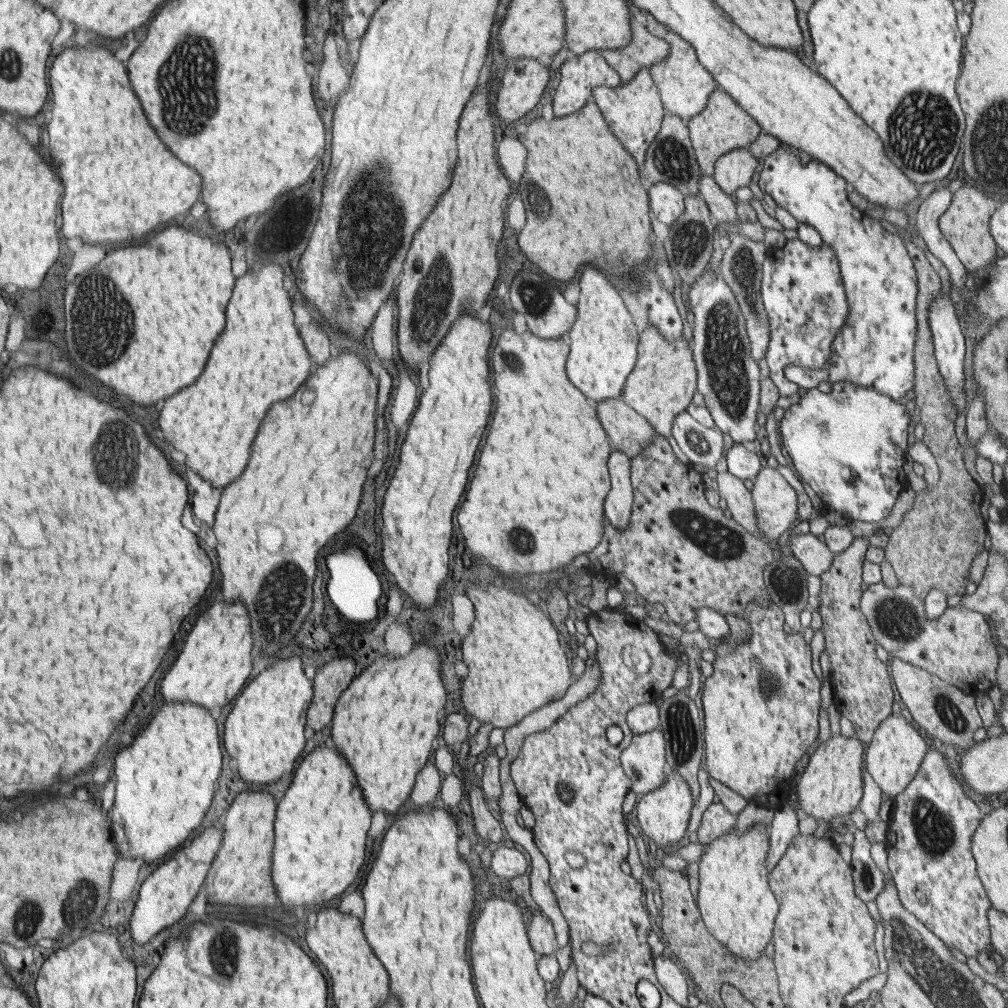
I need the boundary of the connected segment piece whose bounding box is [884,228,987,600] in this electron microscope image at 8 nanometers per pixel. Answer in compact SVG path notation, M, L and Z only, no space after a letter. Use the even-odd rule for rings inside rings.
M898 228L900 238L908 250L908 255L914 263L917 270L919 282L919 291L917 294L917 321L918 332L915 347L913 348L913 361L915 362L915 386L916 408L920 408L921 422L924 423L926 434L922 441L931 450L932 455L937 460L937 465L941 472L939 484L928 485L928 489L920 490L915 498L915 504L904 514L904 520L893 530L889 532L889 541L885 549L885 559L890 562L894 572L899 580L899 584L911 586L914 589L914 596L924 600L927 594L934 588L942 588L944 594L952 596L955 594L964 595L966 578L969 578L969 570L972 560L976 558L977 552L984 550L984 538L987 536L987 523L983 520L980 512L980 505L983 501L985 491L966 471L964 467L964 450L958 442L955 432L955 421L958 413L954 405L950 403L944 378L940 376L937 360L935 357L935 347L933 346L933 334L929 327L929 308L931 302L939 295L941 291L940 277L934 271L932 265L926 258L922 248L913 243L910 237L910 231L907 228Z

